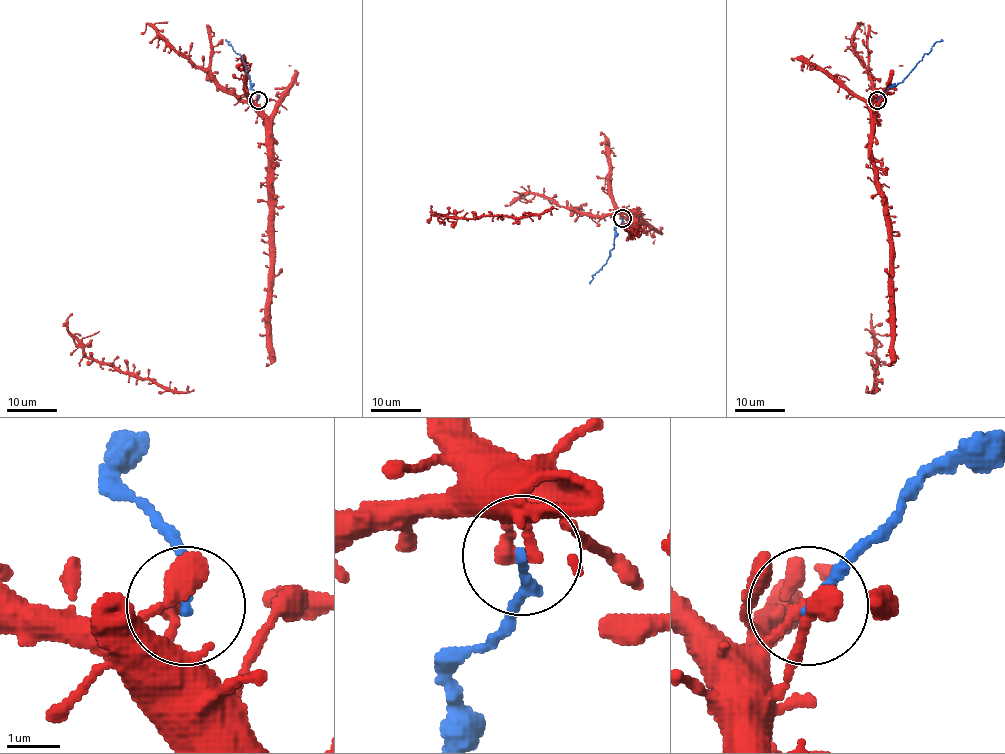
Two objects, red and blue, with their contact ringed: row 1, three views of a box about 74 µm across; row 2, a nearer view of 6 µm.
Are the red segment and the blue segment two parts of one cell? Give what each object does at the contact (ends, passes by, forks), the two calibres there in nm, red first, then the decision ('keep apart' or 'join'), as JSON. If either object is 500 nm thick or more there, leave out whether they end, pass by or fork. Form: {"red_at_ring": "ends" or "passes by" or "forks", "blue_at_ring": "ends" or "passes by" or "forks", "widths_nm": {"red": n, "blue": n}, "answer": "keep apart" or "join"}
{"red_at_ring": "ends", "blue_at_ring": "ends", "widths_nm": {"red": 240, "blue": 180}, "answer": "keep apart"}

